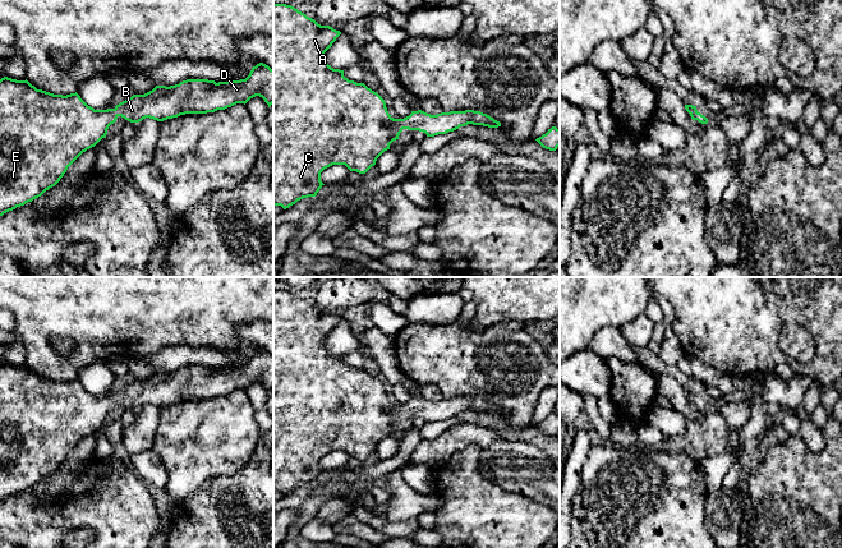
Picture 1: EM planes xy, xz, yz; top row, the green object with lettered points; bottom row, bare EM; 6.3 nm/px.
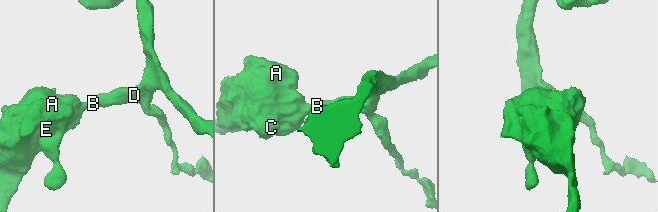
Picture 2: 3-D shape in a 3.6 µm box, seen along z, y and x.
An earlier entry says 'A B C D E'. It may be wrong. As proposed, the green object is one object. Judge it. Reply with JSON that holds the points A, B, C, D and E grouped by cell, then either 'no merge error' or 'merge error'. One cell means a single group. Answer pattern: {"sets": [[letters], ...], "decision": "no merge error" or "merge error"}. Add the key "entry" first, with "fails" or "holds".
{"entry": "holds", "sets": [["A", "B", "C", "D", "E"]], "decision": "no merge error"}

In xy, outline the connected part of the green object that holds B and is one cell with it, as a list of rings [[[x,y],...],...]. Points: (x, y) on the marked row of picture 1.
[[[263,63],[253,66],[245,79],[218,83],[208,79],[187,79],[170,87],[156,86],[152,91],[144,95],[133,95],[107,110],[95,110],[77,92],[66,96],[54,95],[37,89],[27,79],[17,80],[4,77],[0,79],[0,216],[32,202],[55,186],[83,152],[106,137],[109,126],[119,116],[130,123],[139,123],[146,118],[164,121],[185,114],[207,114],[225,110],[236,103],[245,105],[256,96],[262,97],[268,107],[273,103],[273,70]]]

